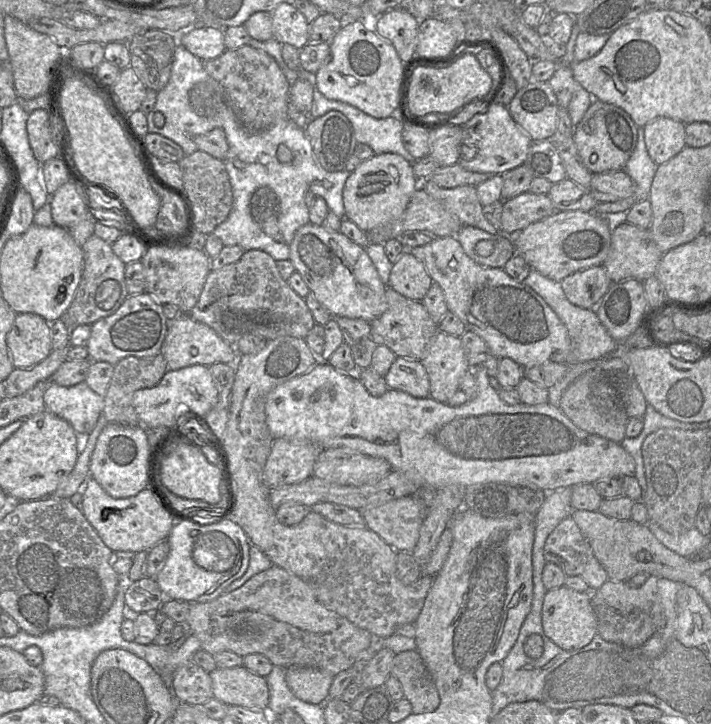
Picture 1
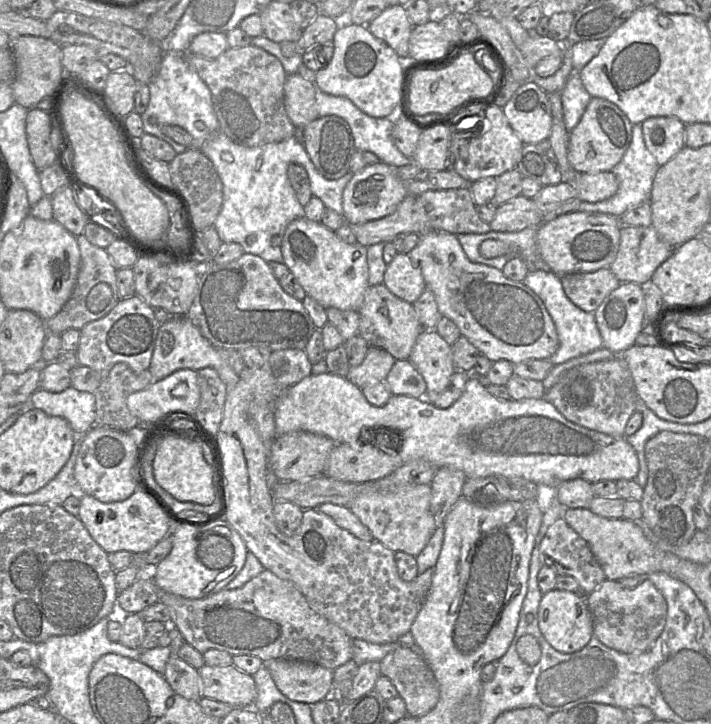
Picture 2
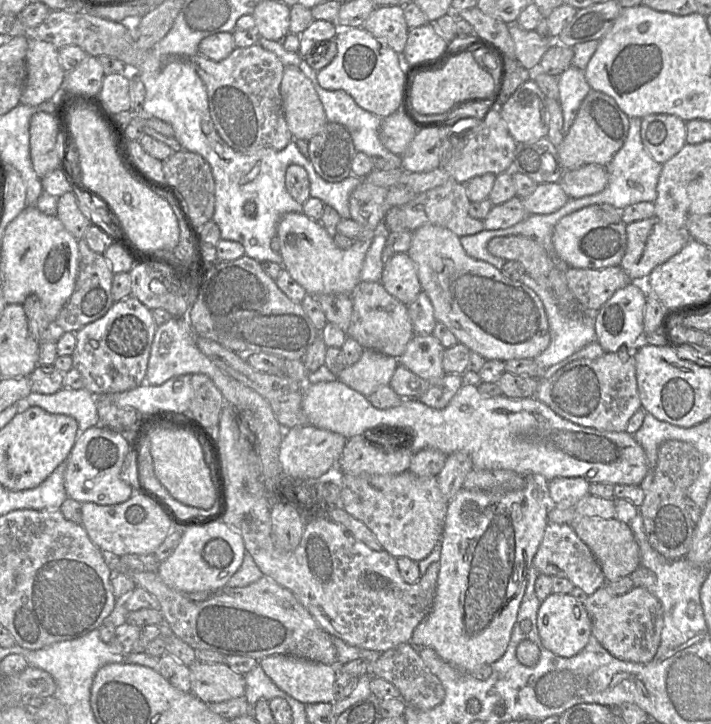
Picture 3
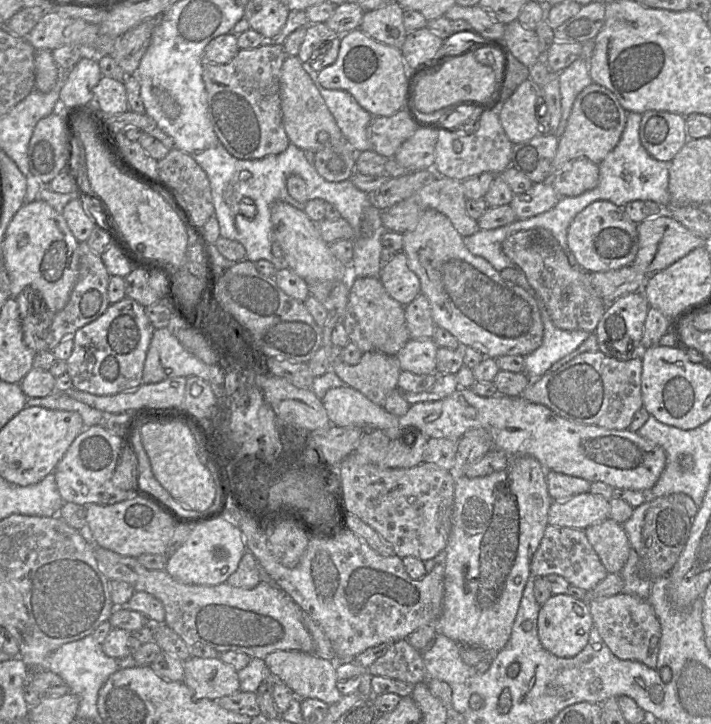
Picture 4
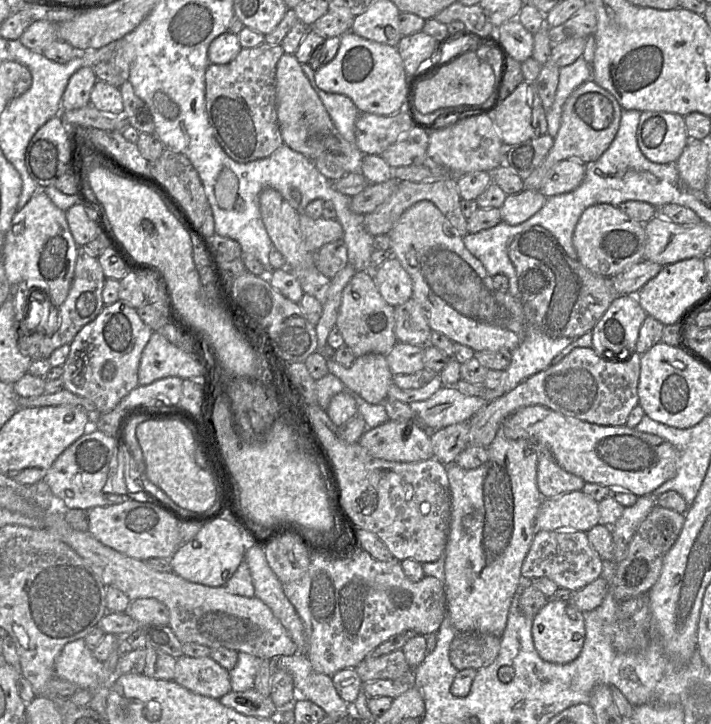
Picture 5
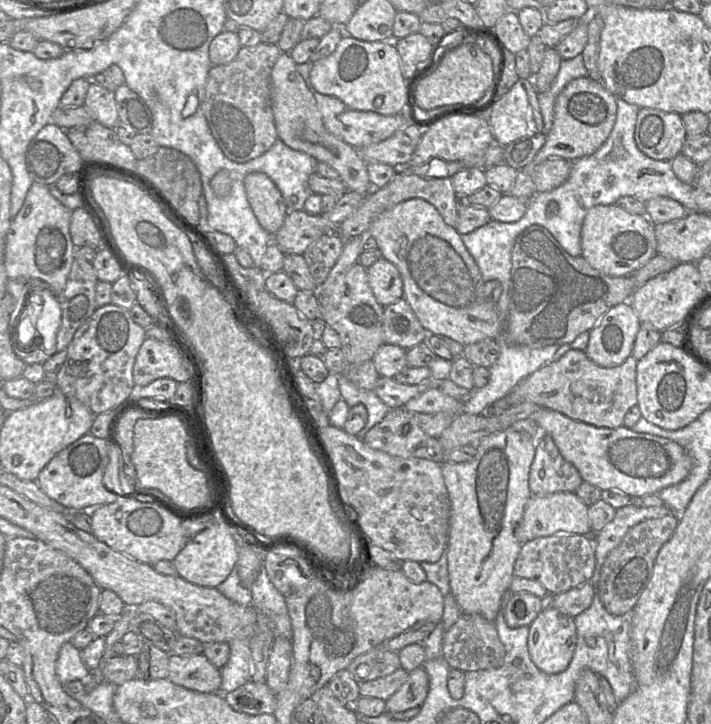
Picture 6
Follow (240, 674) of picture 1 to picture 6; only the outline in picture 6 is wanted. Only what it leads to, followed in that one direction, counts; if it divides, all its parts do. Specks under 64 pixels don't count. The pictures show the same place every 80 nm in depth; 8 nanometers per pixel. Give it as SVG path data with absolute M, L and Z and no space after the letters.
M170 654L168 675L172 683L201 693L220 692L220 669L204 654Z

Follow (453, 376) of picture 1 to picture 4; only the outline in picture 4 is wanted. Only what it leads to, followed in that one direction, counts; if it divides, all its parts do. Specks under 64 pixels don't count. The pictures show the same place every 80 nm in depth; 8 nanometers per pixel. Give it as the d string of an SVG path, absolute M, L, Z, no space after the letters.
M433 338L409 339L397 353L401 370L414 374L435 374L438 345Z

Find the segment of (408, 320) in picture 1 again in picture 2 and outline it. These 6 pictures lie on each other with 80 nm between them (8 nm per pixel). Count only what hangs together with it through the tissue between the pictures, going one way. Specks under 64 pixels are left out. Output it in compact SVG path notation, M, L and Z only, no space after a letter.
M384 284L370 285L358 313L360 316L358 336L365 339L370 347L385 350L396 360L409 359L418 336L424 331L411 303L395 296Z

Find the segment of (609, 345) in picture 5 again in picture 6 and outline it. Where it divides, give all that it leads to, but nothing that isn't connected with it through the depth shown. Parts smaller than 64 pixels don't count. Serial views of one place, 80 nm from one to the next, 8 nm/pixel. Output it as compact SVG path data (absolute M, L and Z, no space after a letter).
M628 301L610 308L590 330L587 357L598 366L611 368L632 355L641 321Z

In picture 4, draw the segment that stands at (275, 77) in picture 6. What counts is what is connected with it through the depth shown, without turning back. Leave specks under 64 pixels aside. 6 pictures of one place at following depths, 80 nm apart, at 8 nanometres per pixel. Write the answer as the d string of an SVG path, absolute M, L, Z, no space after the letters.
M287 56L281 67L280 100L282 122L289 142L313 153L329 148L345 139L324 99L297 56Z

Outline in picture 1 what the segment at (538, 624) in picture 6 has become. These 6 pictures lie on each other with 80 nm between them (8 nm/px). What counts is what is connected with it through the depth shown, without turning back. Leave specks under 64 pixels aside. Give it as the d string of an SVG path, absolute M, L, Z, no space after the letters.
M561 586L546 591L542 605L542 626L546 636L566 651L579 650L597 634L597 620L591 605L591 593Z

